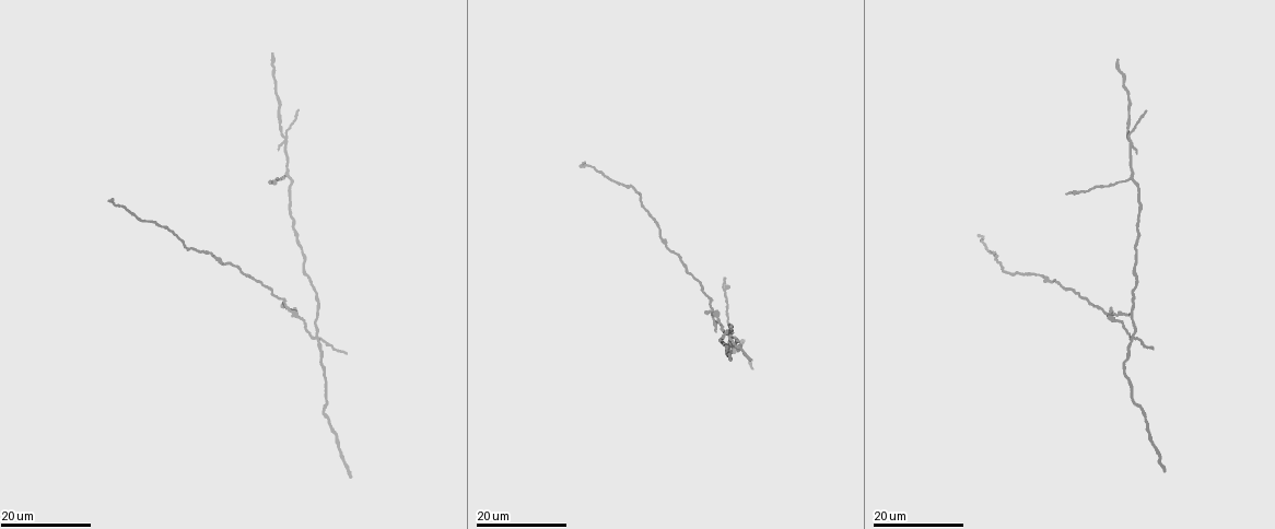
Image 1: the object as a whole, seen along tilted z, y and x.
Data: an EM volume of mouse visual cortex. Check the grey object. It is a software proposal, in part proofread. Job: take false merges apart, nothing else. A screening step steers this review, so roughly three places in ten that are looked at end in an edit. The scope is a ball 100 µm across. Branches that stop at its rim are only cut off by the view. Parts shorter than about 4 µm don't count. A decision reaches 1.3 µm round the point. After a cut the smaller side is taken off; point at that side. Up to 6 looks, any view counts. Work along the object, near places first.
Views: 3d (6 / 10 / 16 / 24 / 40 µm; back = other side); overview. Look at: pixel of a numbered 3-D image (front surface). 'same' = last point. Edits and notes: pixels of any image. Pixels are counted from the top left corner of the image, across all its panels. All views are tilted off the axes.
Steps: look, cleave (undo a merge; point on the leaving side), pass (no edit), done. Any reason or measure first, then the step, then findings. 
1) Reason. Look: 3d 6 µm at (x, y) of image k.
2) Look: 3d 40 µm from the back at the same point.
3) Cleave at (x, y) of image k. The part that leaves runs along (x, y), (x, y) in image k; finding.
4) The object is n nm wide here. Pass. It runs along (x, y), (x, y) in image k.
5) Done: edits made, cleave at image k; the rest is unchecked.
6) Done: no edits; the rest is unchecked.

Four or more arms meet. Look: 3d 24 µm at (1129, 141) of image 1.

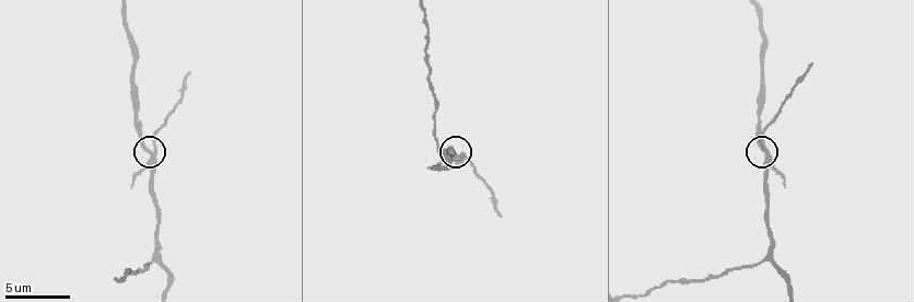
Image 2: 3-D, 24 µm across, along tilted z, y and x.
Look: 3d 6 µm at (766, 154) of image 2.

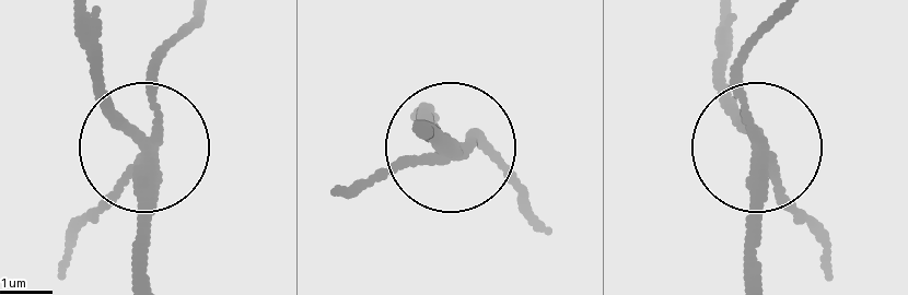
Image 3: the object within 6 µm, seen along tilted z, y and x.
The object is 250 nm wide here. Cleave at (151, 80) of image 3. A second cell is stuck on.

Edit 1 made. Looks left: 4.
Three-way junction. Look: 3d 6 µm at (152, 259) of image 2.

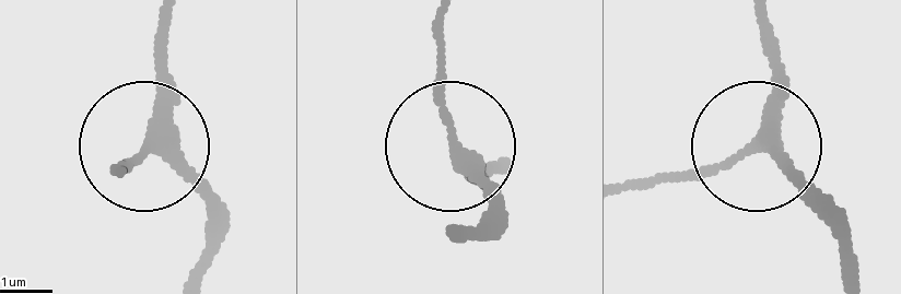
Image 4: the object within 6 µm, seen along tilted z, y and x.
Look: 3d 6 µm from the back at (459, 152) of image 4.

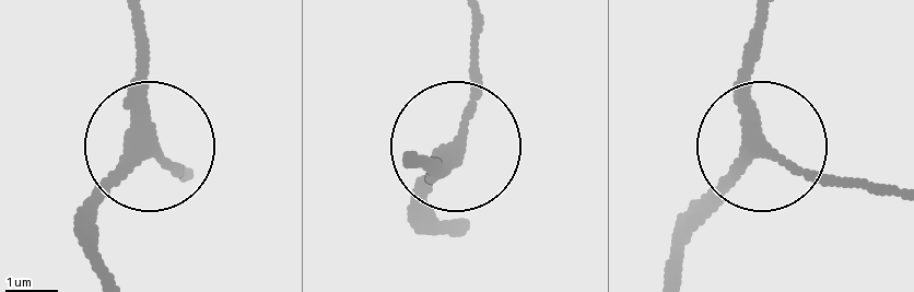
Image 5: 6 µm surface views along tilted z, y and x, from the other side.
The object is 270 nm wide here. Pass. It runs along (458, 234), (422, 194), (467, 120), (470, 14) in image 5; all the same cell.

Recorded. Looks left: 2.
Three arms meet. Look: 3d 16 µm at (311, 339) of image 1.

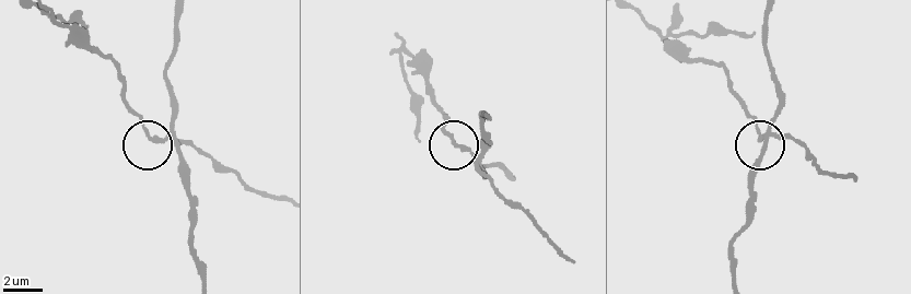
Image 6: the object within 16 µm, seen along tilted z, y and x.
Look: 3d 10 µm at (465, 149) of image 6.

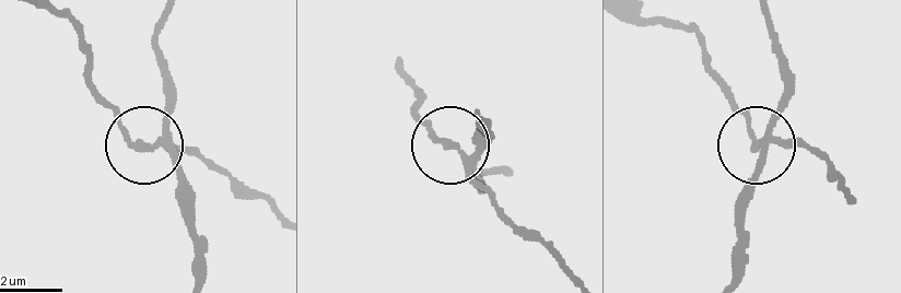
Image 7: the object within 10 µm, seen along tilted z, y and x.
3 arms meet here. Cleave at (196, 155) of image 7. A second cell is stuck on.

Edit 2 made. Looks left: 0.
Done: edits made, cleave at image 3, cleave at image 7; the rest is unchecked.

